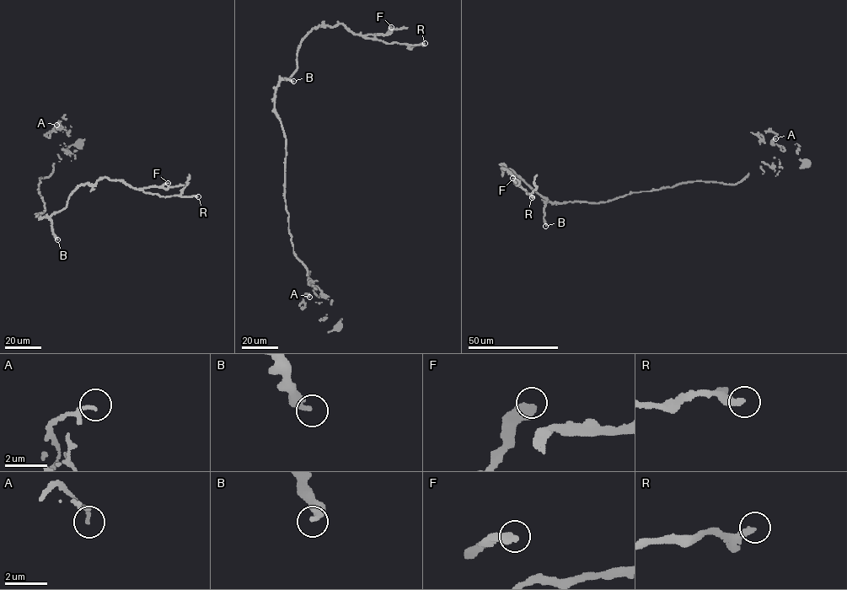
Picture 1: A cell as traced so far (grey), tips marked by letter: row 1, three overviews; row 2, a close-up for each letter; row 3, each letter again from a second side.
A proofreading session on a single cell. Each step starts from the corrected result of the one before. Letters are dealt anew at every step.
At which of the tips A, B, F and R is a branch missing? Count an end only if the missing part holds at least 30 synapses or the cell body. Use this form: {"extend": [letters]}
{"extend": ["R"]}

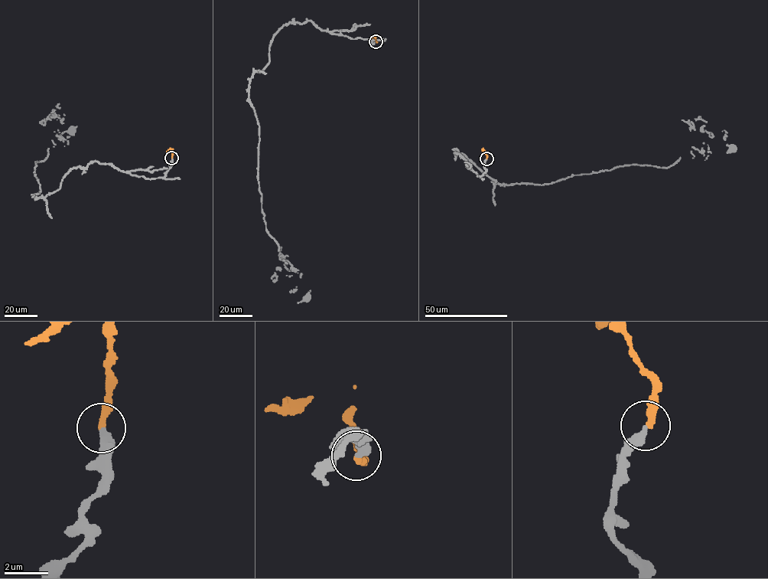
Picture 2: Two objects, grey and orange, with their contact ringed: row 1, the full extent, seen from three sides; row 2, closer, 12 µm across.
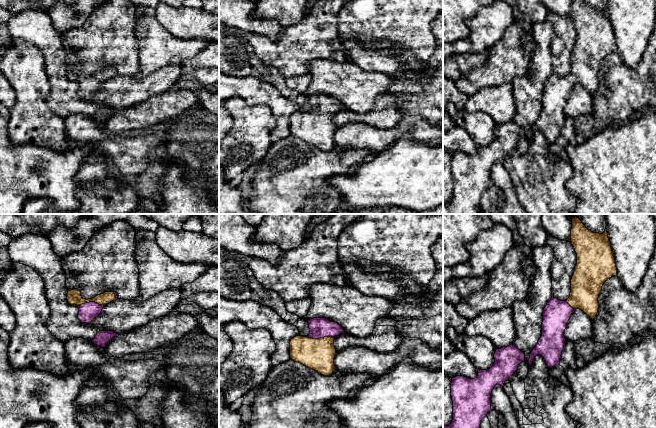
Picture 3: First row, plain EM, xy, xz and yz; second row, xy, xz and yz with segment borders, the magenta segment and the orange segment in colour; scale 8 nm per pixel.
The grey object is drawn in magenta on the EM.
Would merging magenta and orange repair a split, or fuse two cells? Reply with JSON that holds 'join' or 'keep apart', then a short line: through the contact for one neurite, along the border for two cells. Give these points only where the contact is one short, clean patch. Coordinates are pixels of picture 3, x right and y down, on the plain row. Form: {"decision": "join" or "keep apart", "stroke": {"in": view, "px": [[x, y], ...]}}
{"decision": "join", "stroke": {"in": "xy", "px": [[87, 88], [91, 83], [91, 78], [80, 78], [74, 73]]}}

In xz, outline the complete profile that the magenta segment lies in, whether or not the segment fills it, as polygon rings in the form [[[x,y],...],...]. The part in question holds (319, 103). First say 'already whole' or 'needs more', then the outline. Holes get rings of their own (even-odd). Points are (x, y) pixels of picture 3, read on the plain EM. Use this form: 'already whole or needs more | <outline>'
needs more | [[[326,94],[308,96],[310,109],[307,113],[296,112],[290,117],[290,134],[304,142],[329,152],[335,148],[336,125],[334,113],[344,108],[343,104]]]

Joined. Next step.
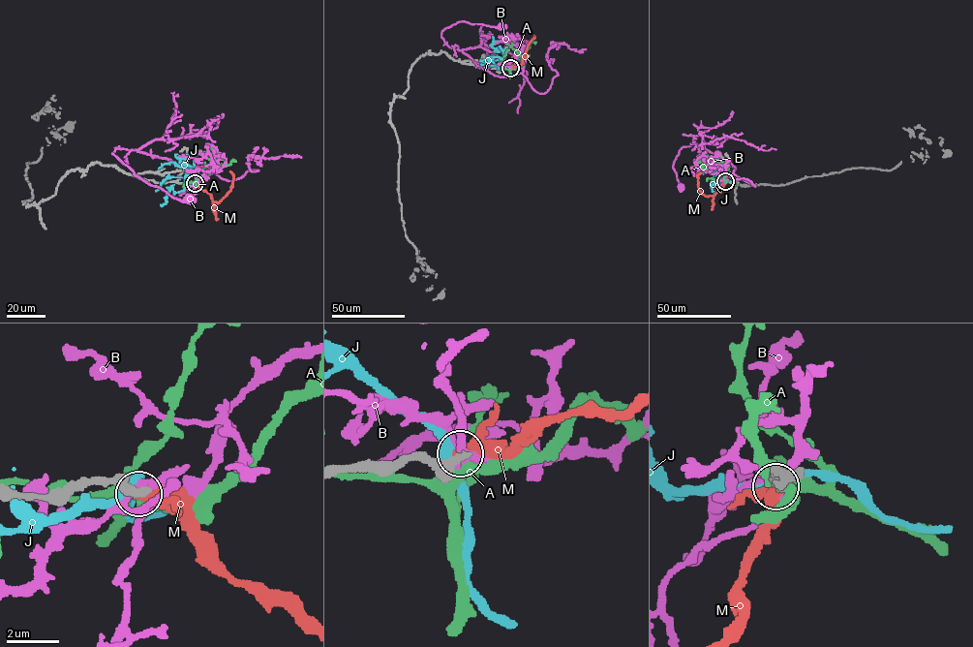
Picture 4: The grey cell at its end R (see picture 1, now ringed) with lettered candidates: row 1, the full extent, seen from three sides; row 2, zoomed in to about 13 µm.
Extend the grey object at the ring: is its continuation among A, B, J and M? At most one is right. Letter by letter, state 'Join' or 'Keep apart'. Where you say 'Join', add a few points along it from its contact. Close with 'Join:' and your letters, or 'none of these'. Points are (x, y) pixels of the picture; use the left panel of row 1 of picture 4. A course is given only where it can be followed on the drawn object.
A: Keep apart
B: Keep apart
J: Keep apart
M: Join. Its course: (195, 183), (210, 195), (213, 201), (219, 202), (230, 190), (233, 175), (229, 171)
Join: M

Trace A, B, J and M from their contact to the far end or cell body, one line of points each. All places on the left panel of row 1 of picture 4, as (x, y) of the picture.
A: (194, 182), (199, 183), (215, 166), (217, 151), (208, 147), (224, 160)
B: (195, 182), (213, 170), (175, 164), (136, 150), (116, 148), (111, 153), (152, 185), (181, 200), (190, 198)
J: (194, 182), (186, 183), (185, 177), (191, 167), (177, 158), (179, 163)
M: (195, 183), (210, 195), (213, 201), (219, 202), (230, 190), (233, 175), (229, 171)

